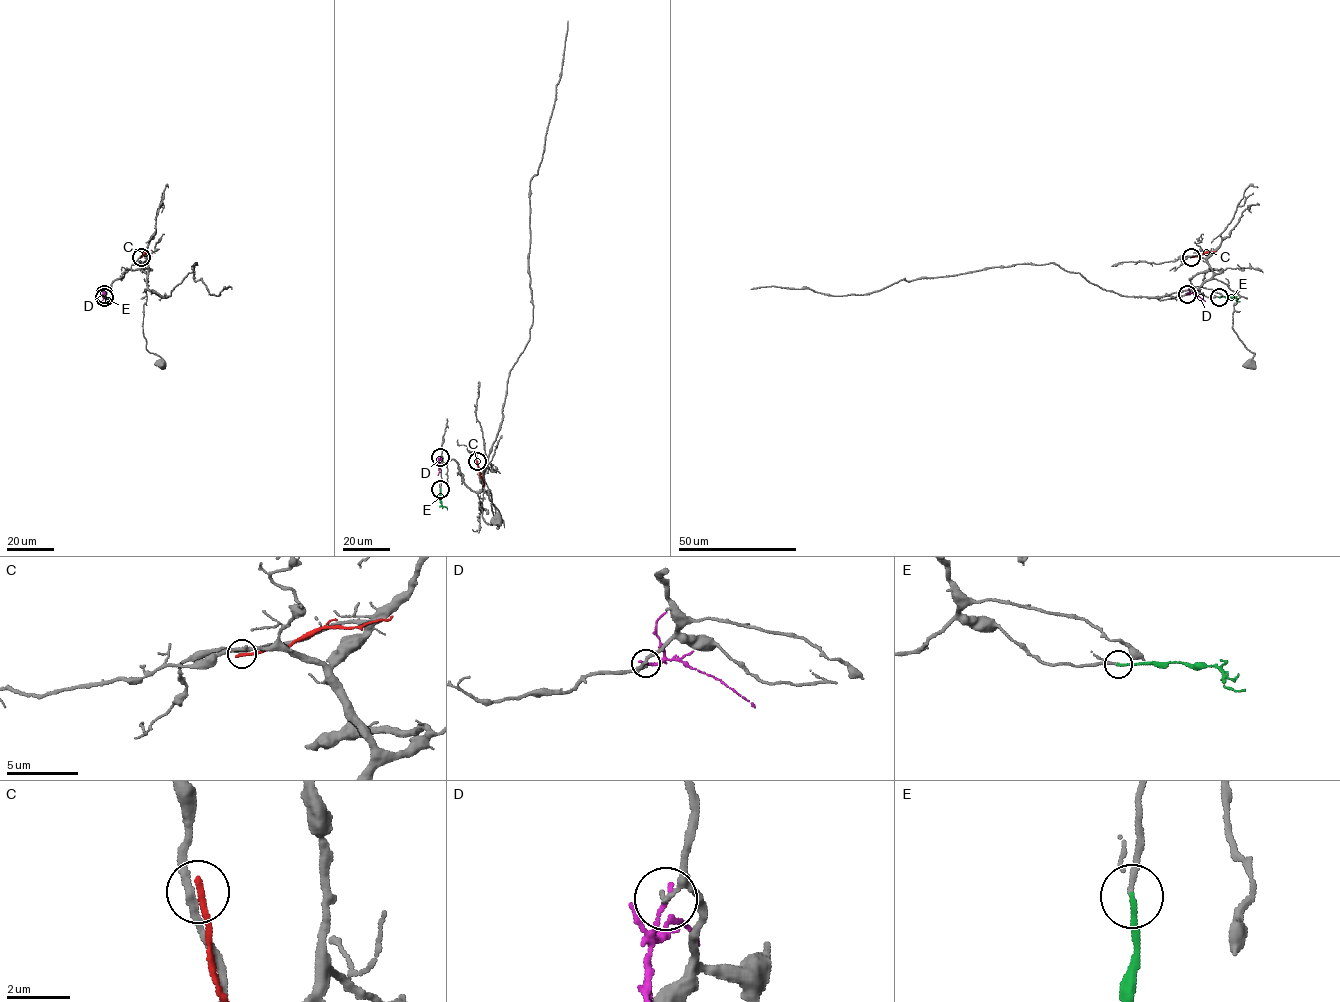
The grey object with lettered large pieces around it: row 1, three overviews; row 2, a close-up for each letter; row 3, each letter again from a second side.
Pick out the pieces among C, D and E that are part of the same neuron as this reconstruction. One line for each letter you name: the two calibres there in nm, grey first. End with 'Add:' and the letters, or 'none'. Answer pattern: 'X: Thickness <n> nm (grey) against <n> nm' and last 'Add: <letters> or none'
E: Thickness 130 nm (grey) against 170 nm
Add: E

